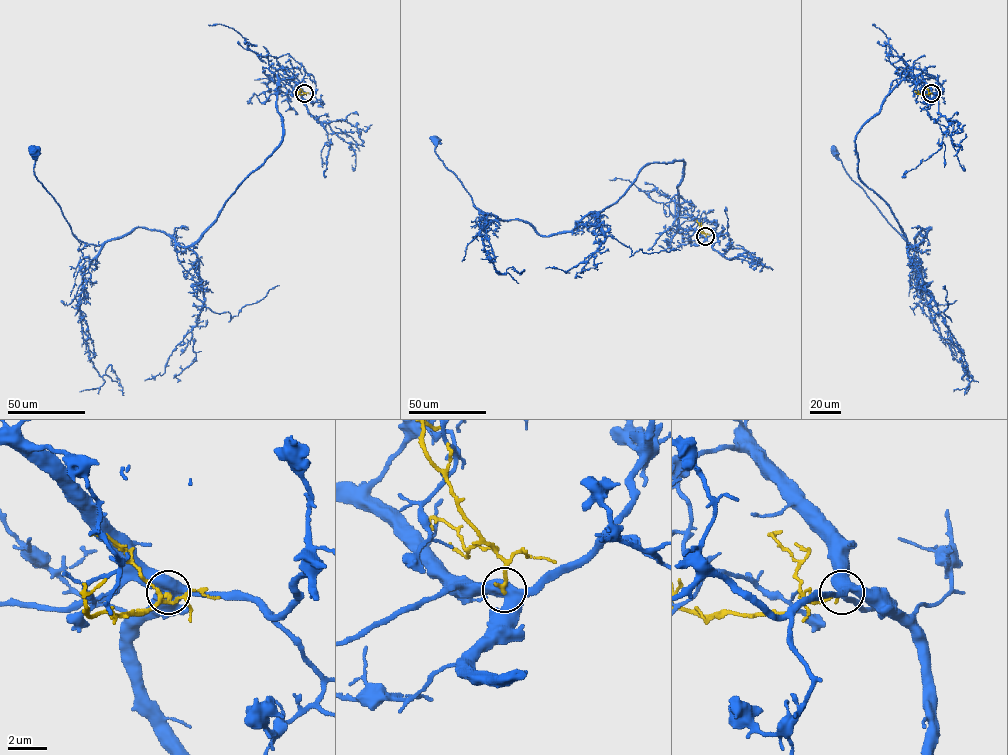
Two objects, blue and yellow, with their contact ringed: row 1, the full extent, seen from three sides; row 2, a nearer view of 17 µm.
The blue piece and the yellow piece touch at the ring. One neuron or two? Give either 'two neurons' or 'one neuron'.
two neurons

